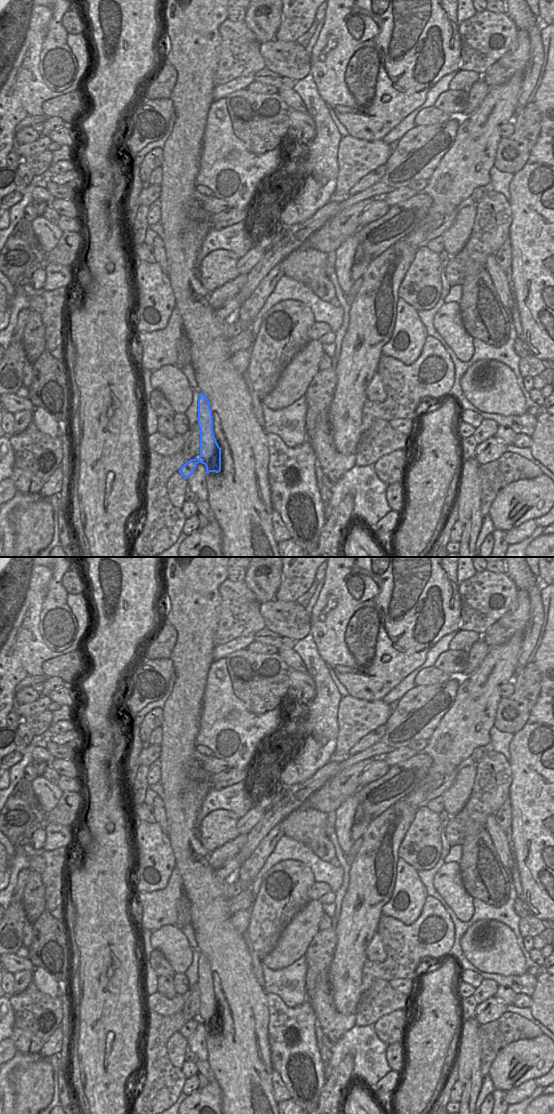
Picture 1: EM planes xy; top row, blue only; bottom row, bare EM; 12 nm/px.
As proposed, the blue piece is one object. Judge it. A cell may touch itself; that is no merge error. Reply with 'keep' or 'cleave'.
cleave

